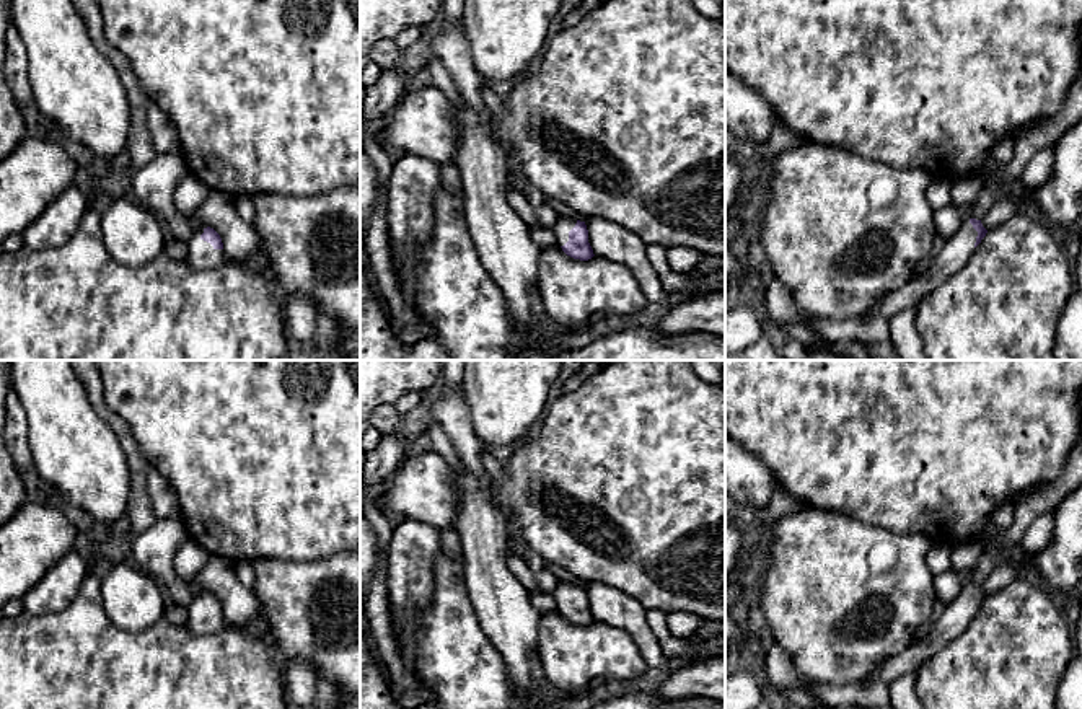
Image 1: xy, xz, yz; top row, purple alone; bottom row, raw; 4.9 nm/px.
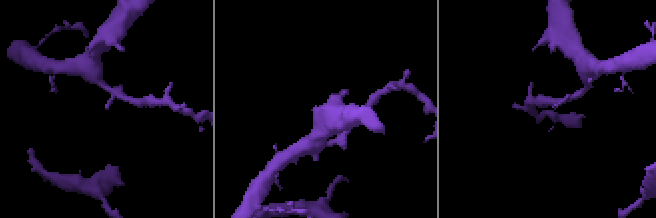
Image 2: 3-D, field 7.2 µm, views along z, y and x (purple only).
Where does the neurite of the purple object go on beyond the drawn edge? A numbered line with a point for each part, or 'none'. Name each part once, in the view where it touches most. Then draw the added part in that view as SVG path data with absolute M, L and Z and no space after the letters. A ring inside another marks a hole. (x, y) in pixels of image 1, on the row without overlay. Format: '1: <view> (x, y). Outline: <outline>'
1: xy (201, 620). Outline: M202 593L192 595L192 601L189 605L186 628L194 636L213 634L227 626L223 614L215 614L210 608L204 606L200 603L202 598Z

